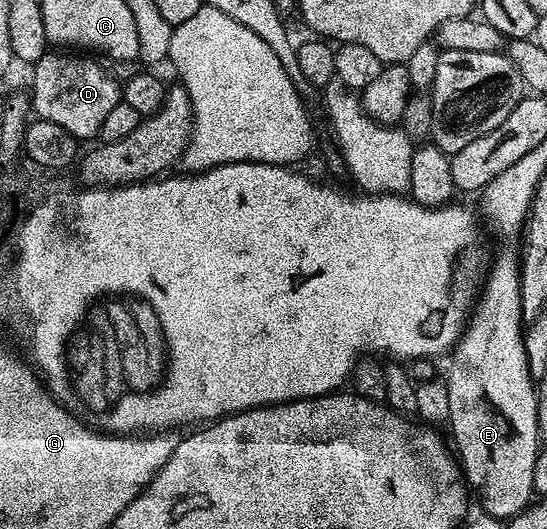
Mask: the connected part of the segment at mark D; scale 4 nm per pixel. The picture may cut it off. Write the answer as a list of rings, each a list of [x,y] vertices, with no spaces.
[[[64,53],[68,55],[43,55],[31,68],[32,111],[39,118],[52,121],[62,126],[77,141],[95,140],[102,129],[102,121],[114,109],[114,105],[122,102],[122,87],[113,77],[107,66],[95,63],[80,53]]]

